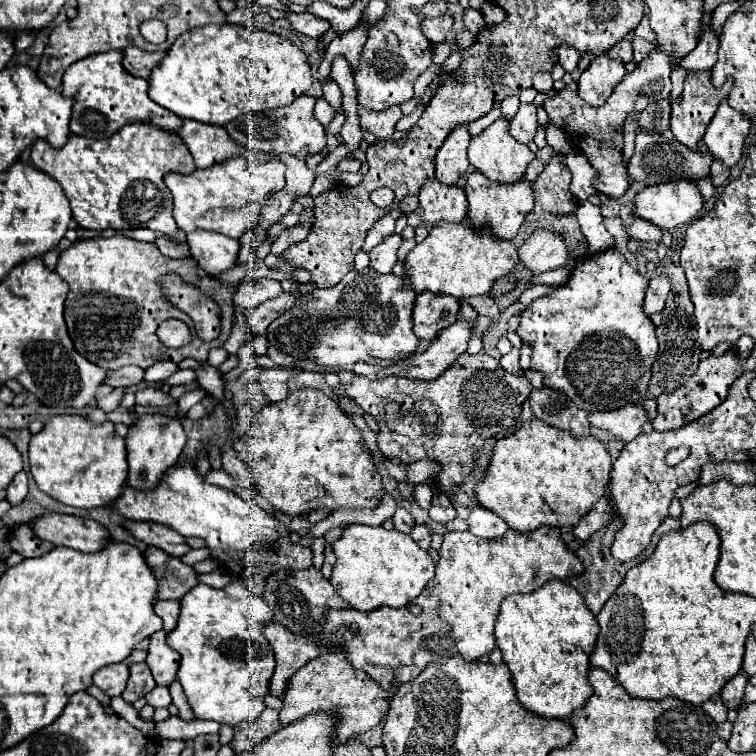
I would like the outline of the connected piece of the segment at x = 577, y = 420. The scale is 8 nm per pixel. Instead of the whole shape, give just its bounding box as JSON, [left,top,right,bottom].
[529,387,589,437]

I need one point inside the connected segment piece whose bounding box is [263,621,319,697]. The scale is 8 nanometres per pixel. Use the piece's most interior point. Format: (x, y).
(292, 651)

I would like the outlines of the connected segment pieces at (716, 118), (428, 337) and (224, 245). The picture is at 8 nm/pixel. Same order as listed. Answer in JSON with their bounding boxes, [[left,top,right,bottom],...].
[[703,99,749,167],[413,291,459,341],[187,231,239,275]]

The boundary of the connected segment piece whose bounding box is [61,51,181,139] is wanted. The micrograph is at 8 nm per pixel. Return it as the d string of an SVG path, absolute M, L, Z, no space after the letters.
M105 51L77 61L65 71L61 91L63 95L75 99L71 115L71 133L93 139L105 139L119 131L123 125L137 121L149 121L177 133L181 127L181 119L175 113L163 109L161 105L155 105L149 97L149 81L131 77L129 71L121 67L121 59L123 53Z

